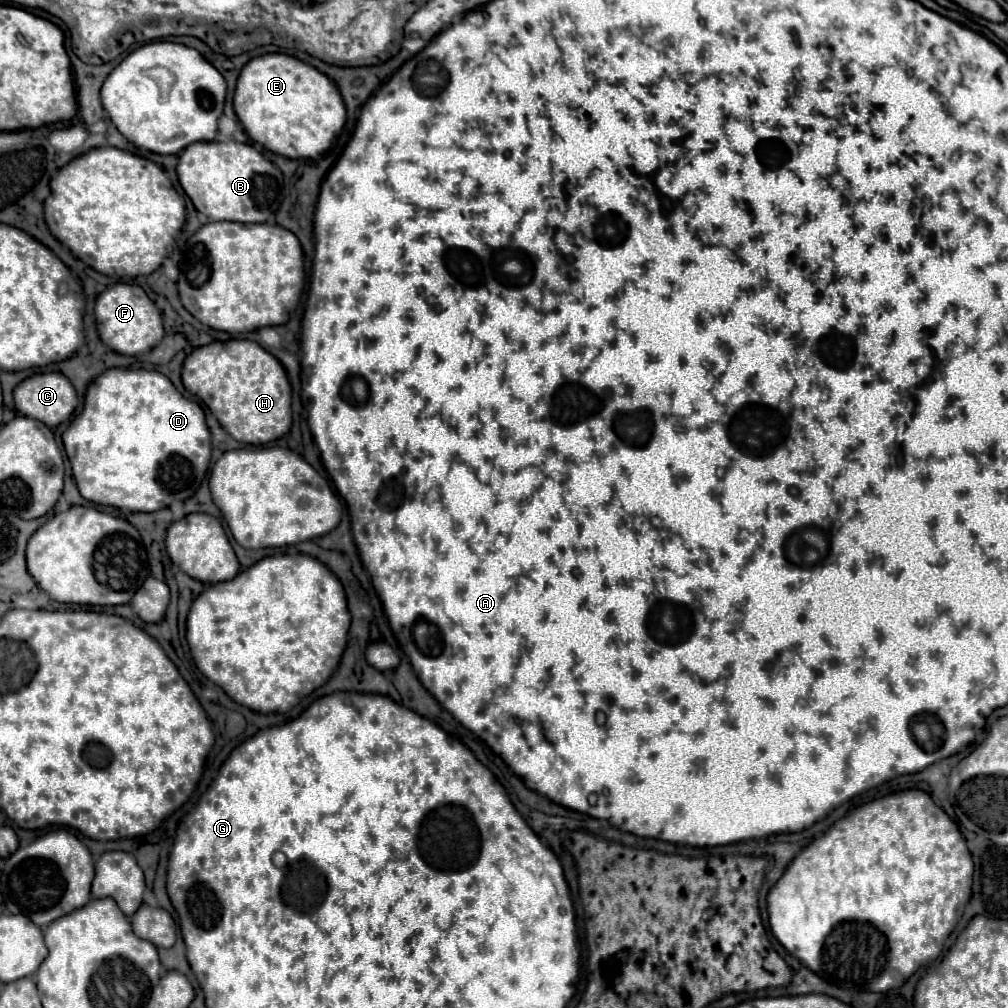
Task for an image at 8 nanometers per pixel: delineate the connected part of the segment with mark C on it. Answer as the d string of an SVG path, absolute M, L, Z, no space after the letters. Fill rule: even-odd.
M57 371L35 373L23 379L15 391L15 407L19 413L57 427L67 421L77 407L77 393L71 381Z

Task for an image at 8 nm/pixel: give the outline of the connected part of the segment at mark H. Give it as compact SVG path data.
M229 339L225 343L213 341L209 345L197 347L183 361L181 381L189 393L197 395L209 407L209 411L217 417L217 421L223 425L223 429L241 443L265 445L265 443L271 443L271 441L277 441L279 437L283 437L291 427L291 421L293 421L291 419L291 385L289 385L287 371L269 351L265 351L255 341Z

